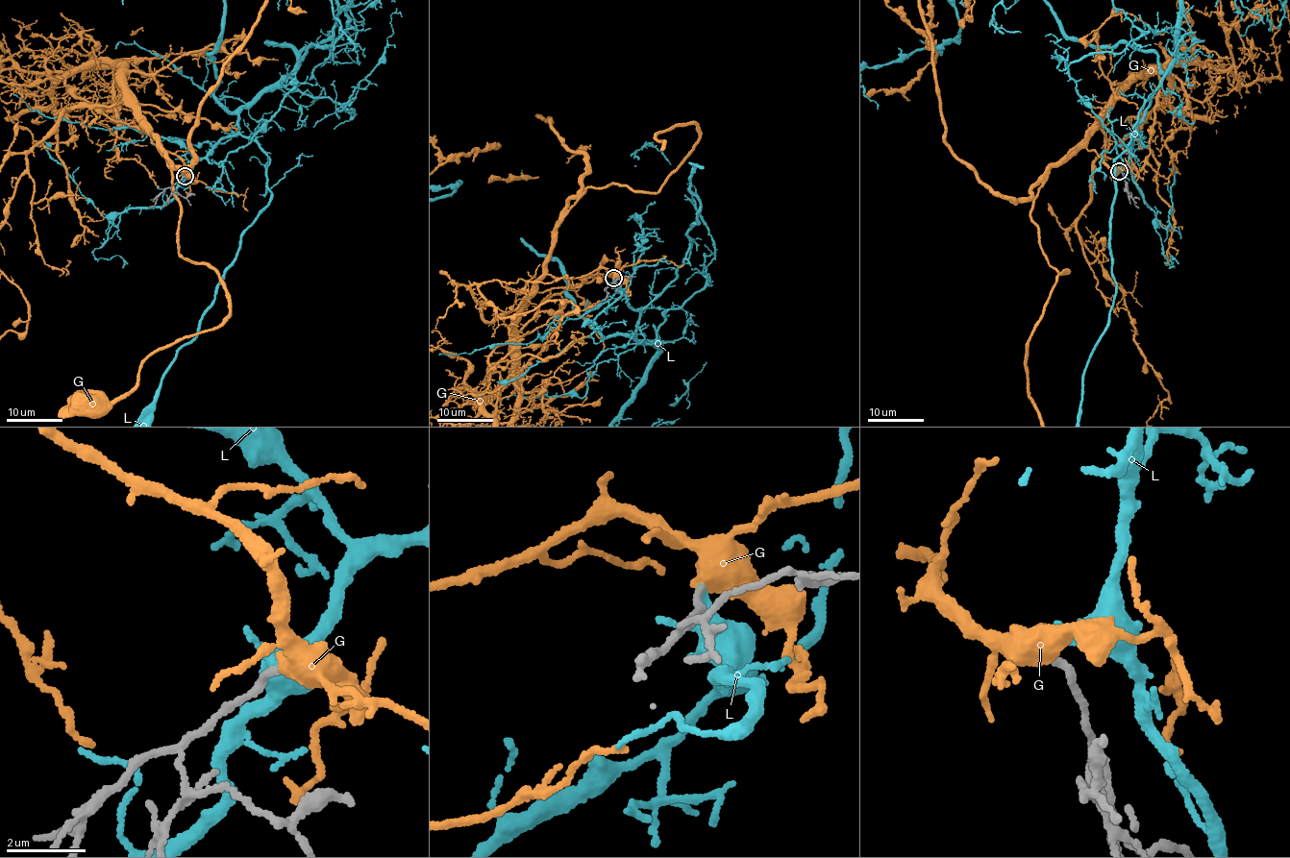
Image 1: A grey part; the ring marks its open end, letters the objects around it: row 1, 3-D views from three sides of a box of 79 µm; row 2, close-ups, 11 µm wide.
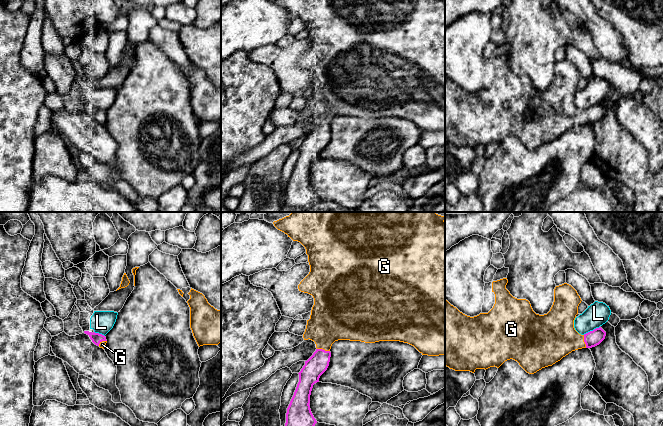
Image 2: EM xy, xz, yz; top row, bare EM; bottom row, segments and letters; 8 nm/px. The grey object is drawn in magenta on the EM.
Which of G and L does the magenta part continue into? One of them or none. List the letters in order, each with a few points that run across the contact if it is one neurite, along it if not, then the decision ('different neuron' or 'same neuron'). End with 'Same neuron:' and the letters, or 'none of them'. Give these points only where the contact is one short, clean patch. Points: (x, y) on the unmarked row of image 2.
G: same neuron
L: different neuron
Same neuron: G

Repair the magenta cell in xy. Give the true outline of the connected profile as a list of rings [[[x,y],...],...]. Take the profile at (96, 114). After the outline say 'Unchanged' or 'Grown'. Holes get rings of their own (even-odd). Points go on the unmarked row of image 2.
[[[84,107],[85,110],[87,110],[90,115],[92,116],[92,118],[99,122],[100,124],[105,124],[106,122],[106,119],[107,119],[107,116],[106,116],[106,113],[102,110],[99,110],[99,109],[95,109],[95,108],[89,108],[89,107]]]. Grown

